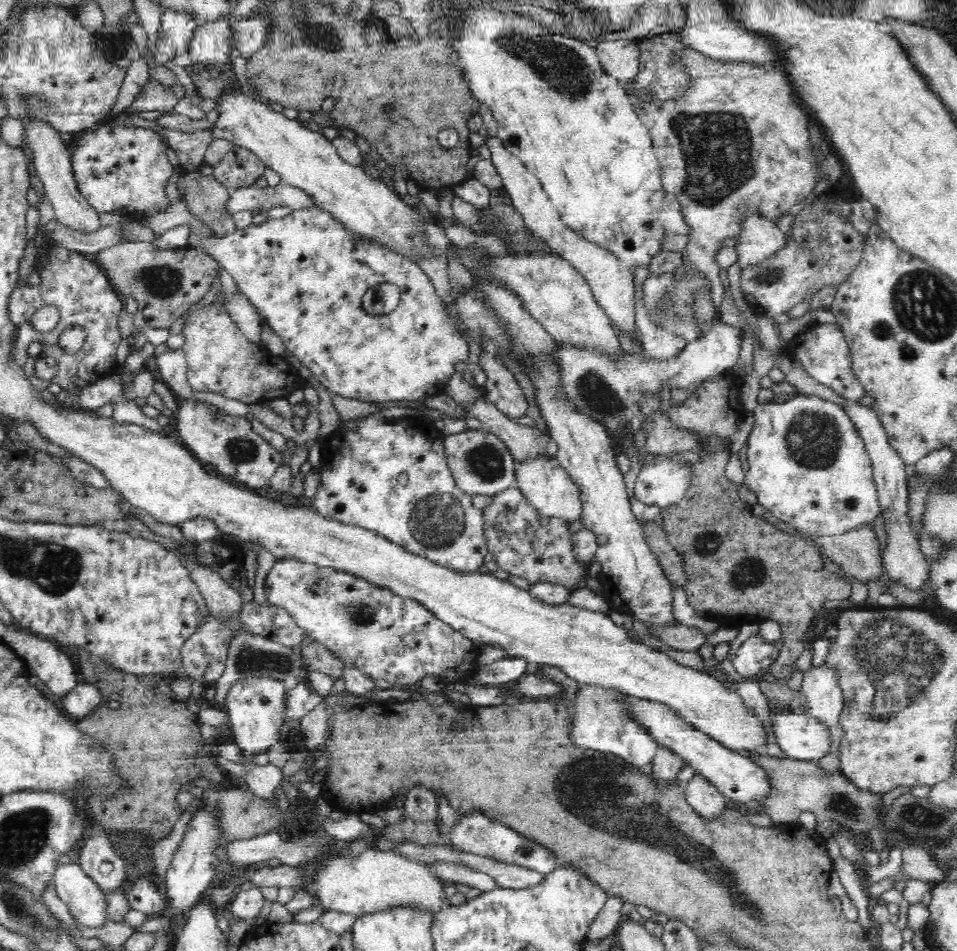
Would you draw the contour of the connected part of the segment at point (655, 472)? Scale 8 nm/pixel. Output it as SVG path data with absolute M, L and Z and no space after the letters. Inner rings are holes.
M680 454L661 455L656 462L644 461L634 484L634 498L646 506L658 506L661 510L677 506L688 493L695 474L695 464Z

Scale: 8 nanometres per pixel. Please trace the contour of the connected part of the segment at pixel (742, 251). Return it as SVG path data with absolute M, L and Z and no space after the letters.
M750 214L745 223L745 230L738 236L735 246L738 254L737 263L741 269L748 265L765 261L773 257L778 250L786 248L786 234L778 228L776 220L764 220L757 214Z

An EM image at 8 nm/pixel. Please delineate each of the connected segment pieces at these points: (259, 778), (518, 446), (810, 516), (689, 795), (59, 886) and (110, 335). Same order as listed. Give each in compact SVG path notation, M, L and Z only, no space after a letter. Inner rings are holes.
M213 752L215 762L219 768L225 773L230 772L240 776L244 782L249 786L249 790L260 798L272 800L278 804L276 788L281 785L283 774L280 767L272 763L267 765L244 765L242 762L232 762Z
M485 398L474 402L469 416L484 423L507 446L517 466L533 459L554 458L550 452L552 437L548 430L516 422Z
M796 394L796 396L790 397L790 399L782 403L772 401L770 403L758 403L753 410L756 410L756 422L754 422L754 426L747 438L746 464L748 464L748 470L746 470L743 484L756 494L760 505L772 512L778 520L786 522L788 526L792 526L792 528L800 531L800 533L812 536L836 536L836 534L844 534L848 530L860 528L864 524L870 524L878 516L878 490L873 478L873 464L866 450L865 442L860 436L854 421L850 419L850 415L846 413L841 405L815 395Z
M694 770L692 778L684 789L686 800L690 806L707 819L718 815L719 811L729 805L716 786L700 775L698 771Z
M75 860L59 864L53 872L52 881L55 884L57 895L67 904L69 912L86 927L99 927L108 924L106 916L107 902L100 887L82 870Z
M46 247L41 255L39 267L36 266L36 271L40 275L40 284L32 286L29 282L20 282L14 290L11 290L8 297L7 315L16 331L9 342L11 349L7 356L22 369L23 377L30 383L33 390L41 392L46 388L54 388L76 392L76 385L70 380L73 376L83 378L91 385L117 374L120 369L116 350L123 338L118 331L118 316L120 316L120 310L125 308L125 301L120 298L120 294L116 292L106 272L92 257L64 247ZM50 304L58 308L61 321L51 331L37 331L31 324L31 318L40 307ZM71 324L86 328L88 333L82 350L74 354L64 352L58 344L60 333ZM34 341L42 344L42 350L39 353L41 357L52 356L58 364L58 372L51 380L44 381L35 375L37 358L28 354L28 346Z

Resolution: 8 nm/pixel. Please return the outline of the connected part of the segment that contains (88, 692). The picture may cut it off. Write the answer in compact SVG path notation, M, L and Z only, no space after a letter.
M85 682L77 684L72 692L68 692L64 699L60 700L60 706L66 714L78 720L89 715L104 702L100 687Z

